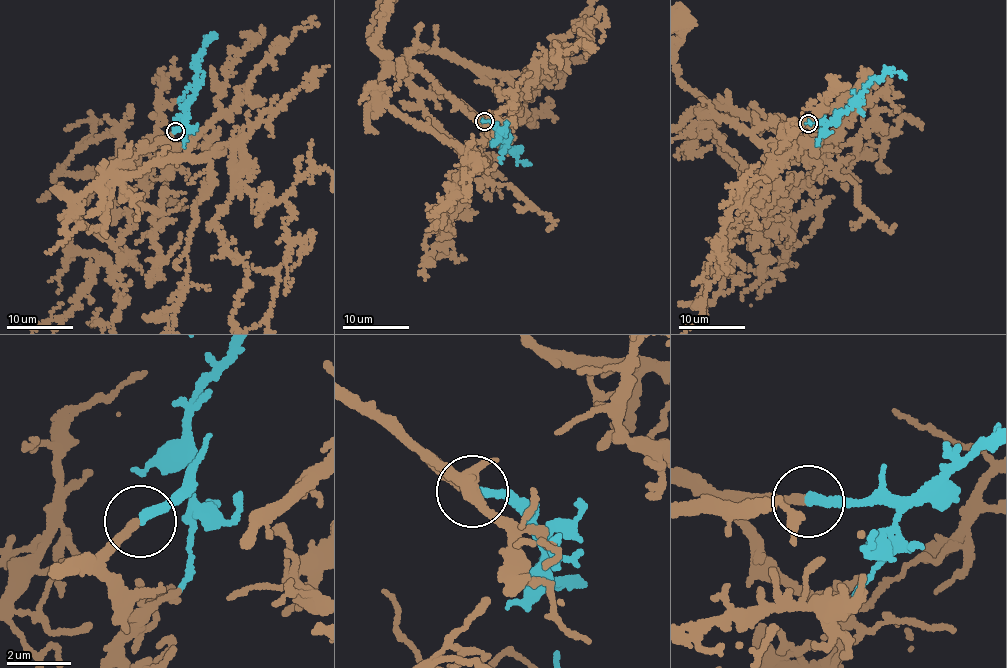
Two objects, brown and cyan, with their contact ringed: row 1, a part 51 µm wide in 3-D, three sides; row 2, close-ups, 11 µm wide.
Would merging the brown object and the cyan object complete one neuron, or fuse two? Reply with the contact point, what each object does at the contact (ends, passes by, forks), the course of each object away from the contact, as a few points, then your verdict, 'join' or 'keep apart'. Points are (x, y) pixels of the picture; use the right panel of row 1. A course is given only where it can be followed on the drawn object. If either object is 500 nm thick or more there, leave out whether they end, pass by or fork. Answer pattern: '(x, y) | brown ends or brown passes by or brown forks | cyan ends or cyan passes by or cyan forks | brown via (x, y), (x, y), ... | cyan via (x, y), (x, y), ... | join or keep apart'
(808, 123) | brown ends | cyan ends | brown via (808, 123), (707, 104), (678, 77), (674, 66), (675, 51), (683, 39), (683, 25), (677, 20) | cyan via (808, 123), (826, 123), (850, 109), (857, 96), (875, 78), (887, 73), (906, 78) | join

